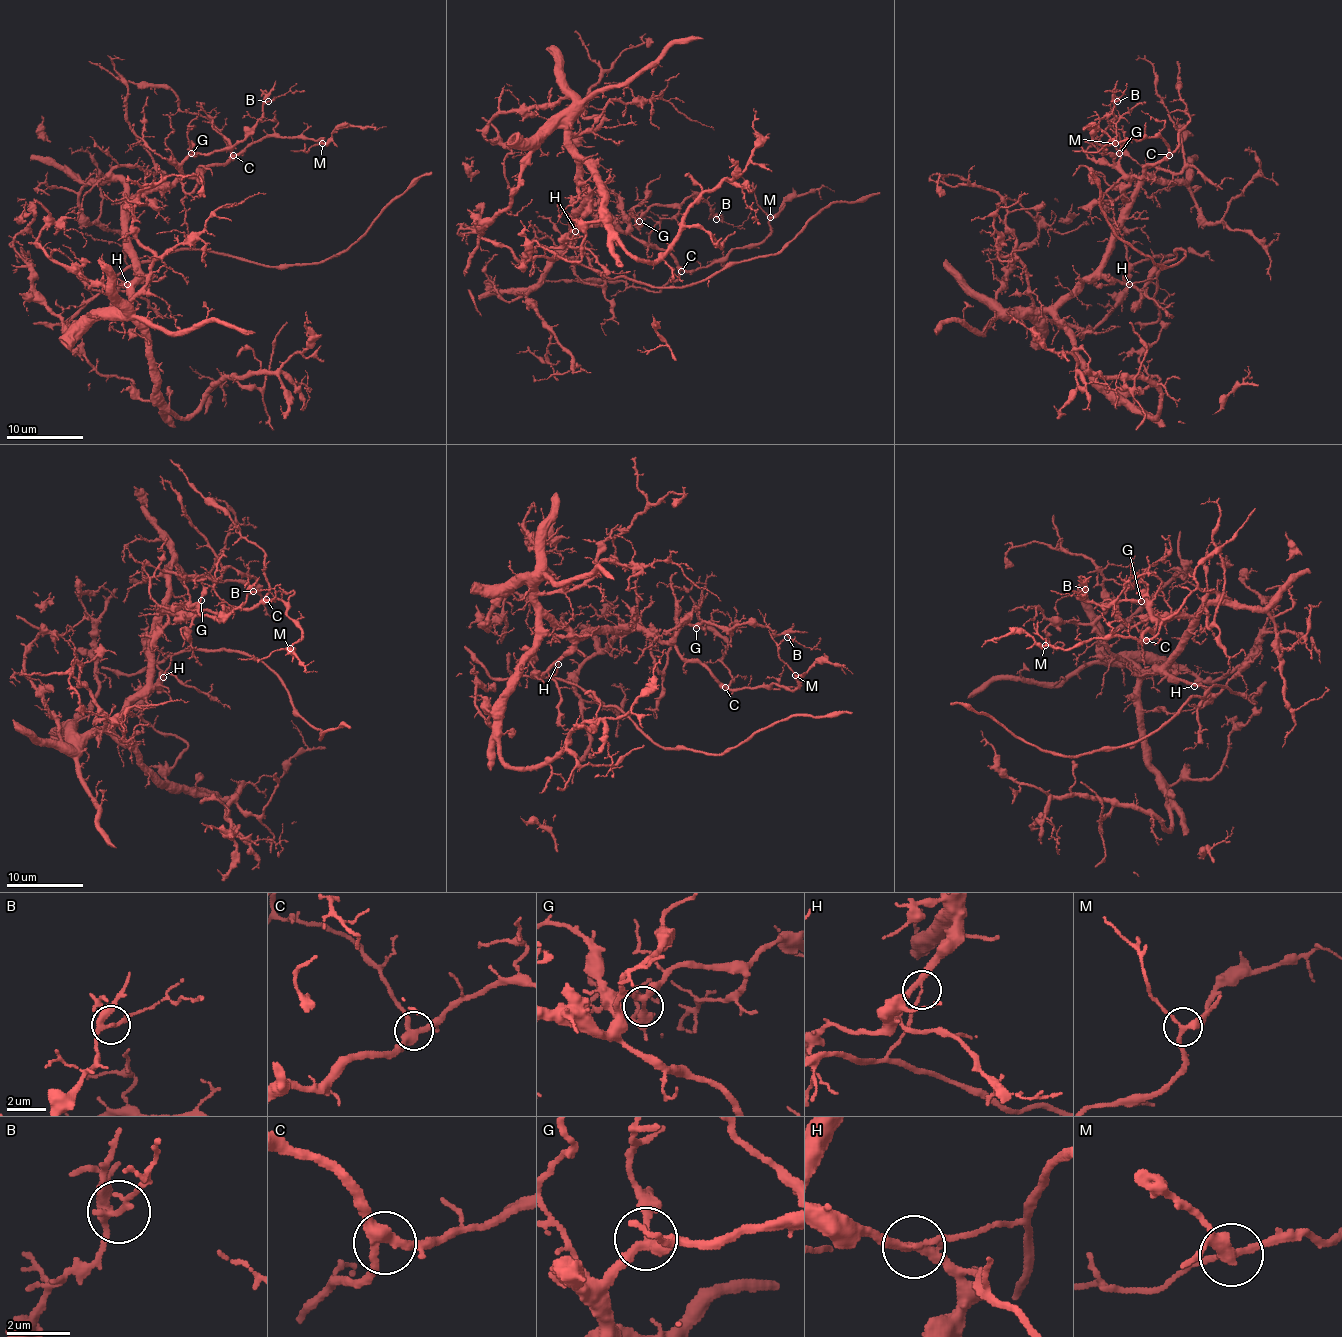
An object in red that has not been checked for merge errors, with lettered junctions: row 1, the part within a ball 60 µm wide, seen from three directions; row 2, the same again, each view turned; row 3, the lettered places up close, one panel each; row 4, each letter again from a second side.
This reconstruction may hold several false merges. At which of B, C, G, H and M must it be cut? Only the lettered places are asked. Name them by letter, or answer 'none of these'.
H

